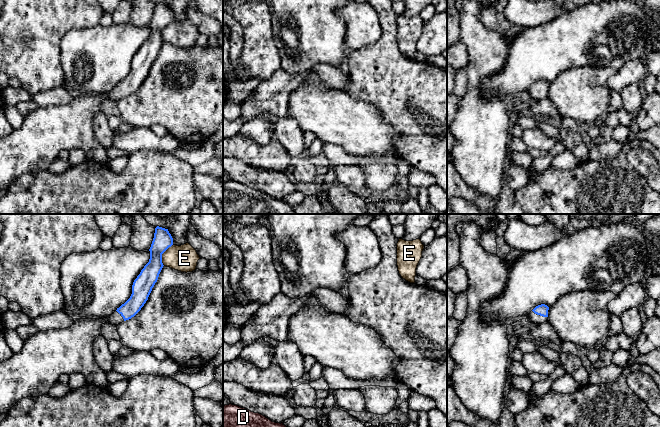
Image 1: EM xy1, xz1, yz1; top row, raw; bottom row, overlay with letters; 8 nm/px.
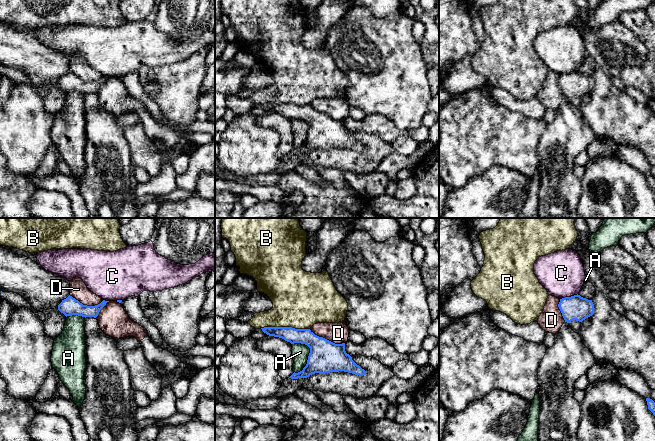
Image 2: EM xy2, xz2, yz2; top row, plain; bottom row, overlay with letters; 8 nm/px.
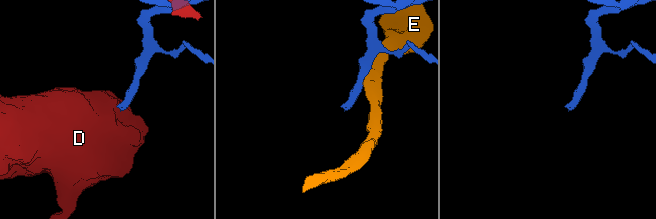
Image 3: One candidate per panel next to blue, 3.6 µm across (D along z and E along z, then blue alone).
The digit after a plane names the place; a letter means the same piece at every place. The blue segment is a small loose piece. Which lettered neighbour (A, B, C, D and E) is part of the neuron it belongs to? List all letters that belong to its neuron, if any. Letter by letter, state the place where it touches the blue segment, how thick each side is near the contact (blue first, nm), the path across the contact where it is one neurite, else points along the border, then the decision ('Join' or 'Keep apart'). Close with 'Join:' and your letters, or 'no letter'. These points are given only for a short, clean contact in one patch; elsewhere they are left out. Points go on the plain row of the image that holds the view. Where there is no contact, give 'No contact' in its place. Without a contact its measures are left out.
A: Touches blue at xz2 (308, 134). Thickness 260 nm (blue) against 140 nm. Boundary: xz2 (300, 118), (309, 124), (309, 131), (306, 141), (295, 149). Keep apart
B: Touches blue at xz2 (285, 103). Thickness 130 nm (blue) against 440 nm. Keep apart
C: Touches blue at yz2 (568, 73). Thickness 190 nm (blue) against 360 nm. Keep apart
D: Touches blue at xz2 (326, 115). Thickness 260 nm (blue) against 170 nm. Boundary: xz2 (309, 105), (315, 110), (335, 119), (344, 119). Keep apart
E: Touches blue at xy1 (161, 31). Thickness 160 nm (blue) against 220 nm. Boundary: xy1 (172, 20), (162, 30), (163, 41). Keep apart
Join: no letter

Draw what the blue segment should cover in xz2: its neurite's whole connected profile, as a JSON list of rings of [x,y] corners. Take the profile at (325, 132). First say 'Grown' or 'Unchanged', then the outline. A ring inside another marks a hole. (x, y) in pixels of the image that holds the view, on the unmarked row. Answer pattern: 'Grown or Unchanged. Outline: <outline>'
Unchanged. Outline: [[[292,103],[261,104],[269,112],[279,113],[291,120],[301,119],[310,124],[307,140],[302,147],[293,149],[289,154],[307,154],[312,150],[325,150],[344,147],[363,152],[366,147],[357,141],[345,127],[345,119],[335,120],[315,111],[310,105]]]

